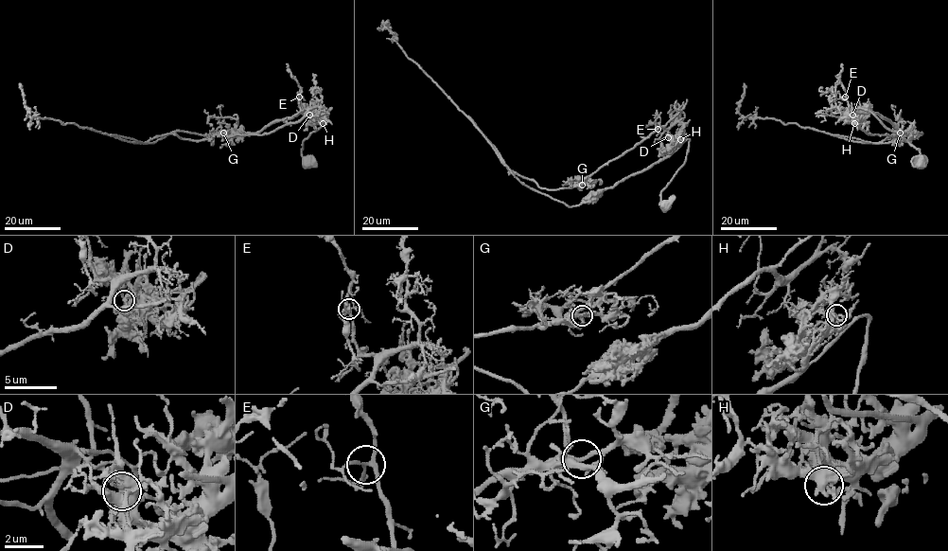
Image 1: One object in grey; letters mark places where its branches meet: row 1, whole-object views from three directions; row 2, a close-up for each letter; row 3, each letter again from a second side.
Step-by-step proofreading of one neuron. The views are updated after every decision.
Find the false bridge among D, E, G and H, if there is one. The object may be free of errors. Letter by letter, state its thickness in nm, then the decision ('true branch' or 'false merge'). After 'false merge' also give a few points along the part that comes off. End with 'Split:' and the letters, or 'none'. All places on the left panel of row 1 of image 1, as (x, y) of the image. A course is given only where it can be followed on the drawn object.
D: calibre 260 nm; false merge; course (310, 115), (270, 133), (200, 140), (166, 133), (133, 142), (28, 116), (19, 83)
E: calibre 200 nm; true branch
G: calibre 300 nm; true branch
H: calibre 340 nm; true branch
Split: D

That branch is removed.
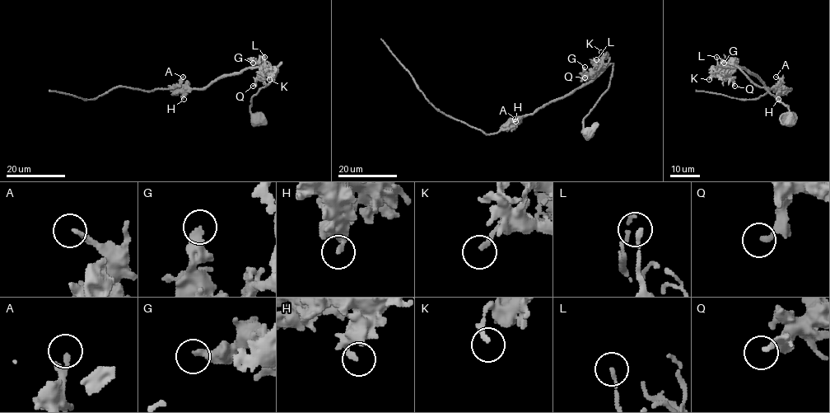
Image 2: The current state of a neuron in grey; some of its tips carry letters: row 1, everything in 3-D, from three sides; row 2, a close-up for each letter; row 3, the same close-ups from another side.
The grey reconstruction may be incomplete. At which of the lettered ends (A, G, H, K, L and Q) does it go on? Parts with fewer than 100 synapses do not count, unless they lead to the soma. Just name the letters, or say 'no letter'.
no letter

